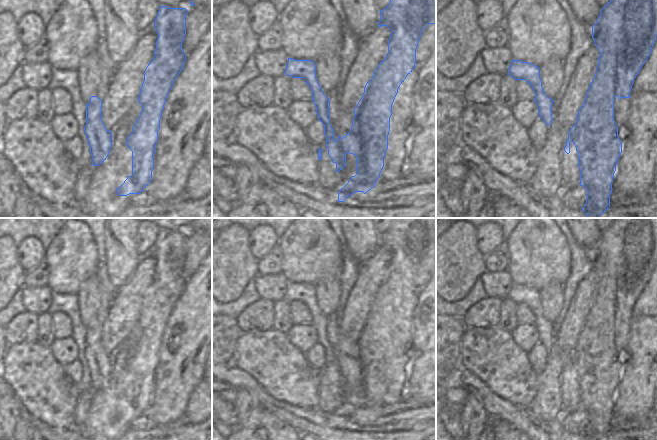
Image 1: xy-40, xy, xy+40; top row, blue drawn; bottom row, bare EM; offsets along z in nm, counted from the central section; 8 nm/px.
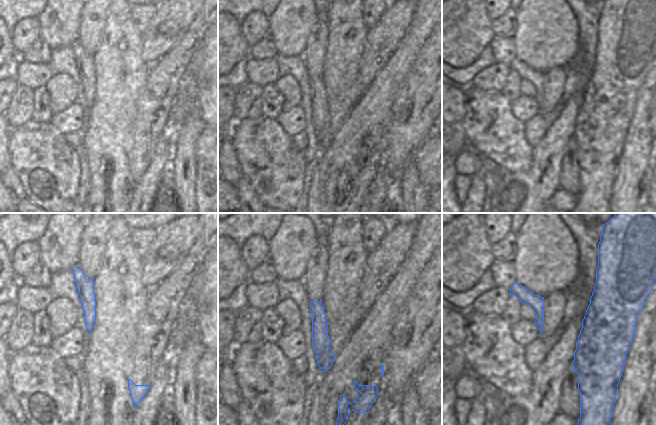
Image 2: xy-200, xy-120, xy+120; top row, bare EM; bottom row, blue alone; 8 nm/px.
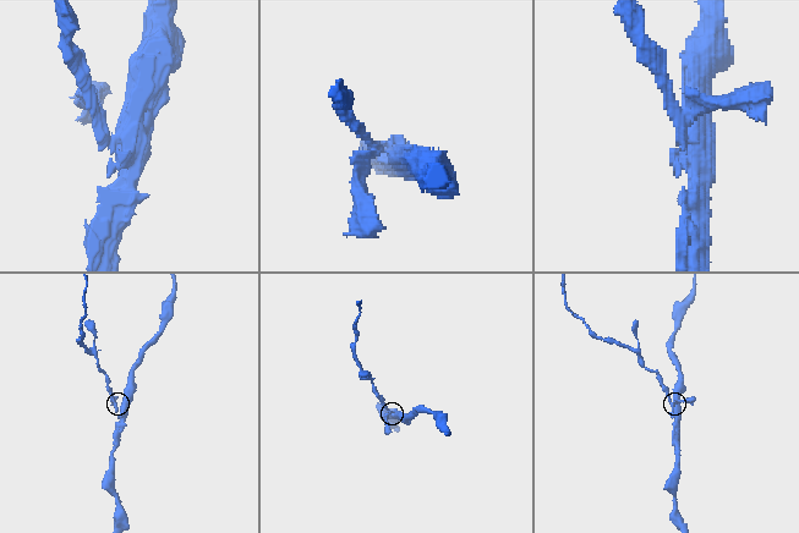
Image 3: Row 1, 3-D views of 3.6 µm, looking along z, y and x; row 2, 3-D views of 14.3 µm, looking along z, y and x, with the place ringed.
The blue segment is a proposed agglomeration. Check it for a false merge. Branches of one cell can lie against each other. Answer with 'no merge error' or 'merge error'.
merge error

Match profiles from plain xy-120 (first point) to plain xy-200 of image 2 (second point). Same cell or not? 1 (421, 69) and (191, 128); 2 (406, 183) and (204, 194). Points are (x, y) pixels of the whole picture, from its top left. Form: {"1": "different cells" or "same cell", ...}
{"1": "different cells", "2": "different cells"}

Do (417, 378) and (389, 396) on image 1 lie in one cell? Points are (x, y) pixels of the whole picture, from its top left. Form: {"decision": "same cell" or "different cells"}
{"decision": "different cells"}

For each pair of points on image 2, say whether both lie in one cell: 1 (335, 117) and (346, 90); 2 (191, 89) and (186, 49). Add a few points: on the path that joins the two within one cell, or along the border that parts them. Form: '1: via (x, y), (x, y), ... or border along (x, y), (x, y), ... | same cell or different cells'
1: via (338, 110), (341, 97) | same cell
2: border along (201, 45), (190, 62), (186, 75), (179, 87) | different cells

